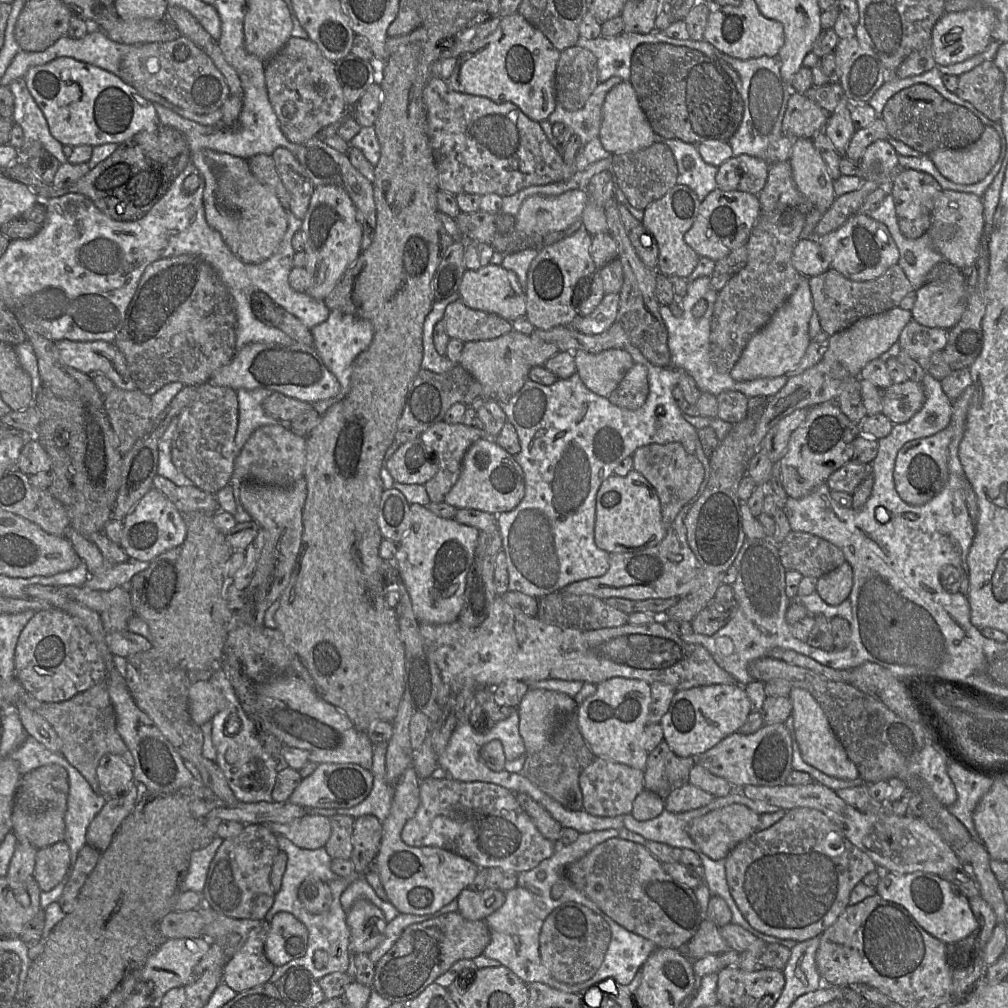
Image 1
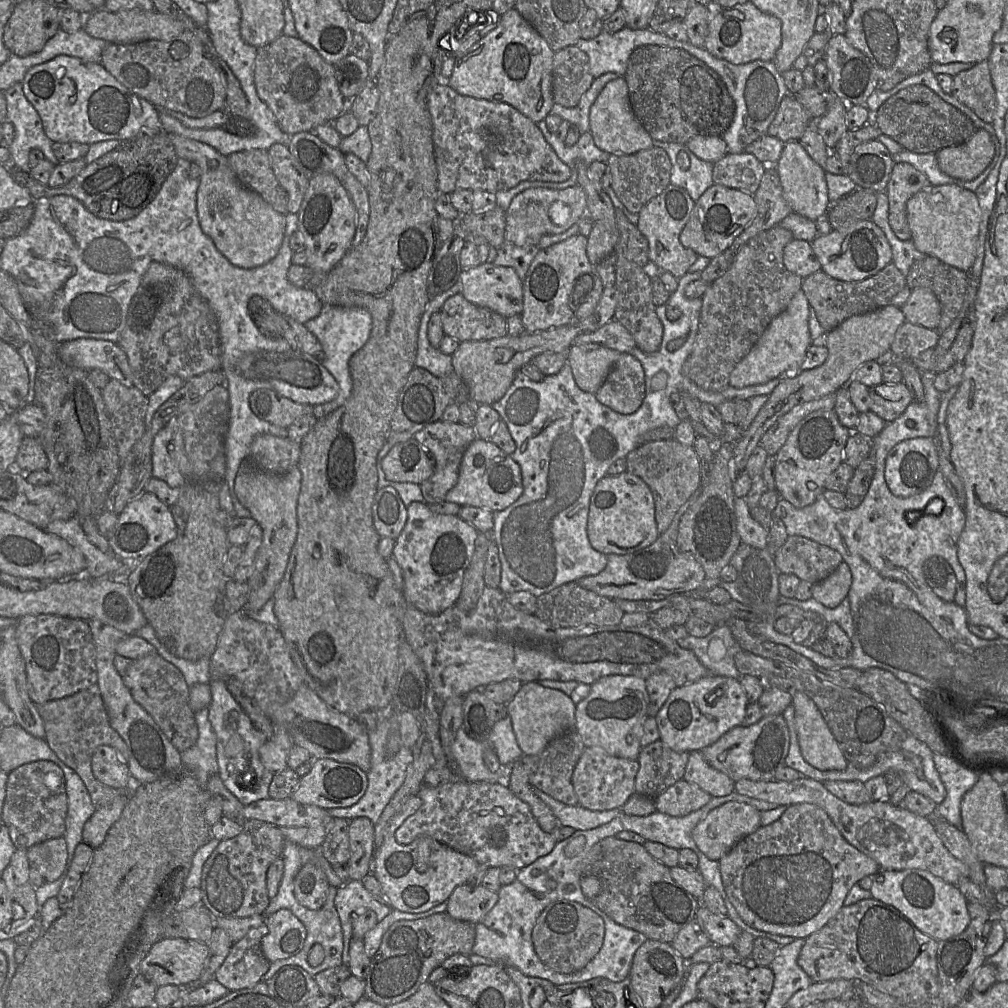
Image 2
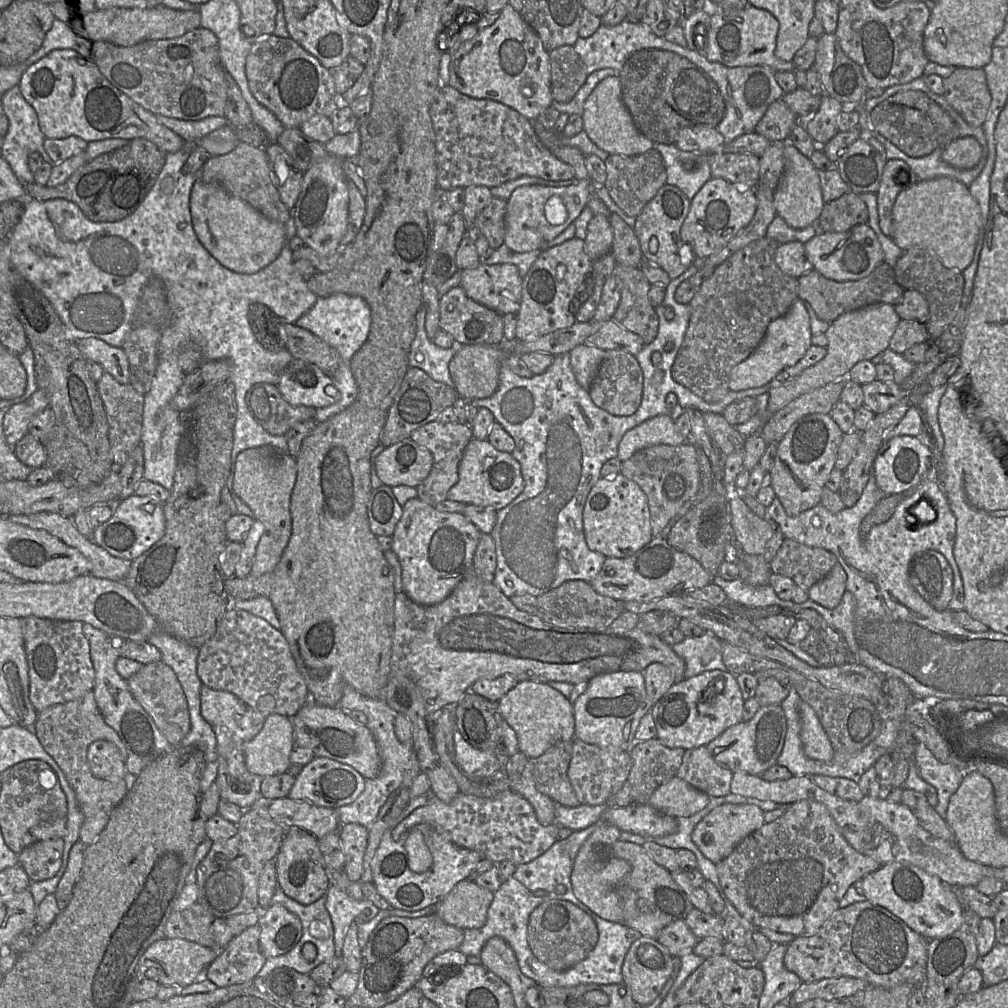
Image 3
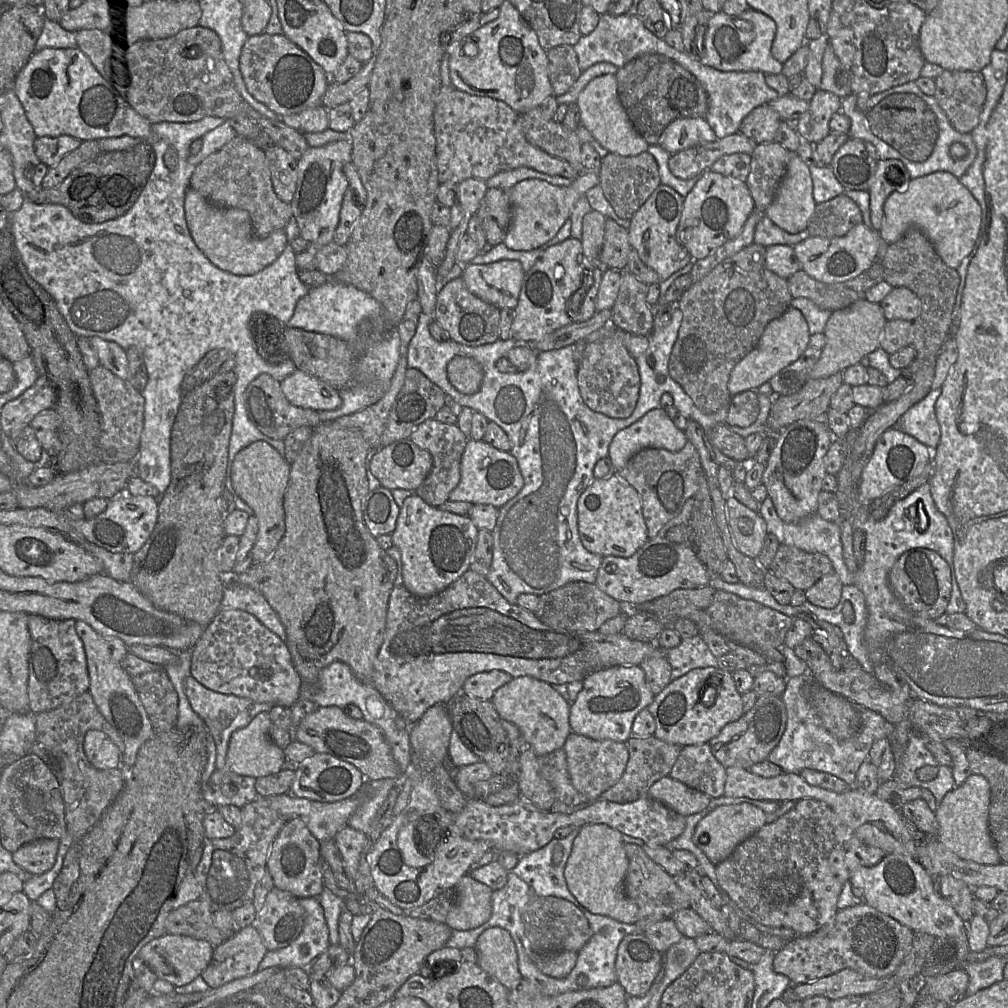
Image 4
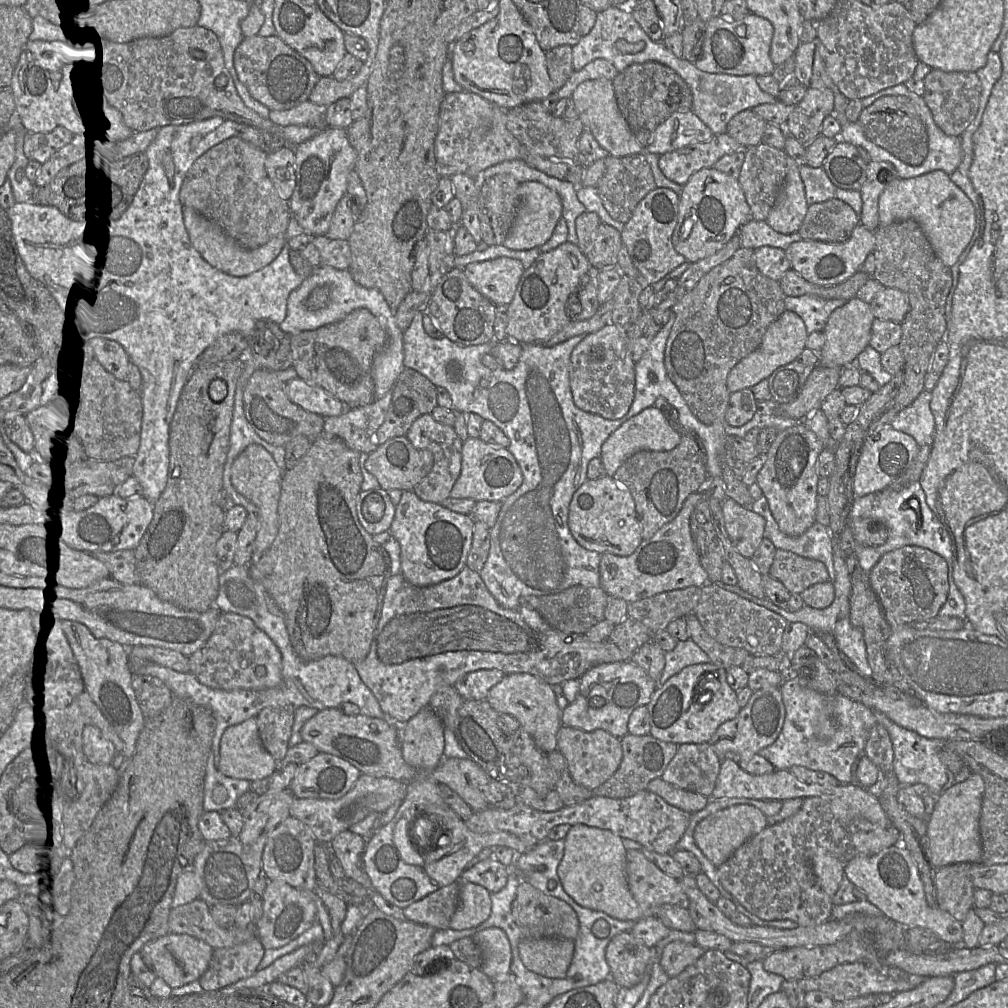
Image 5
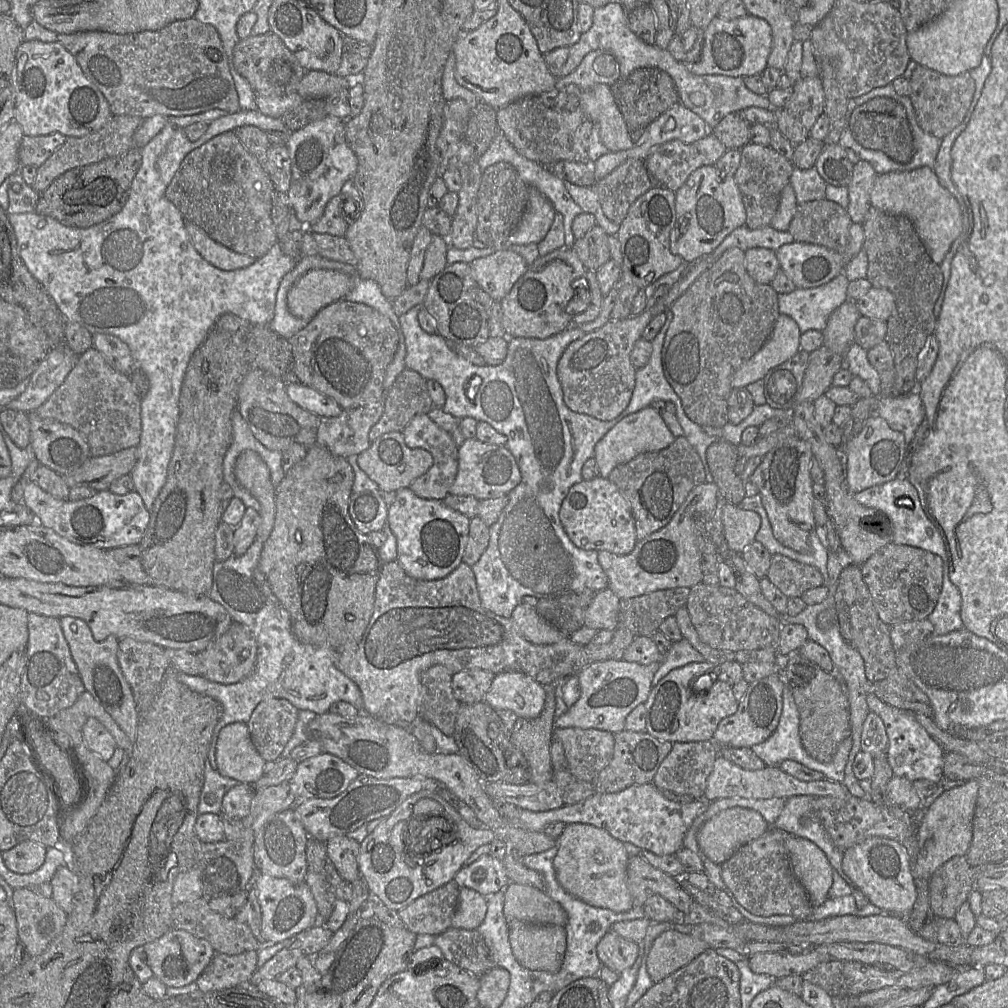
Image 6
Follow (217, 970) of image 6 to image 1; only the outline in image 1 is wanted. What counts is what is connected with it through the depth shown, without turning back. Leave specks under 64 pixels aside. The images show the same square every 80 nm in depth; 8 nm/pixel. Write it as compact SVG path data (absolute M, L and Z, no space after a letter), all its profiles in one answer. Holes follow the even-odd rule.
M260 921L260 925L249 932L243 946L224 963L222 981L236 993L268 983L274 973L276 966L264 953L269 922Z

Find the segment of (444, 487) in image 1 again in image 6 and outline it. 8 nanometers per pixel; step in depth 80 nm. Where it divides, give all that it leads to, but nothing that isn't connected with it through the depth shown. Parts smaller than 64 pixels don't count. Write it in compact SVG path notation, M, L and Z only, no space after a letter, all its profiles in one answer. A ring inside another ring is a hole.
M427 414L415 416L402 431L405 444L410 448L421 448L431 453L433 465L415 479L410 489L424 499L443 500L448 494L458 471L458 449L450 432L434 423Z

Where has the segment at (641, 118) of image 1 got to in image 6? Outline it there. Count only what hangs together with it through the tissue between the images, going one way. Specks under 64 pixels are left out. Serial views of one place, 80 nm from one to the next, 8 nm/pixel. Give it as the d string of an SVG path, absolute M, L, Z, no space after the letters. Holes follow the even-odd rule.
M596 84L581 91L579 106L585 117L598 125L601 142L610 152L628 150L635 145L614 99L612 87Z

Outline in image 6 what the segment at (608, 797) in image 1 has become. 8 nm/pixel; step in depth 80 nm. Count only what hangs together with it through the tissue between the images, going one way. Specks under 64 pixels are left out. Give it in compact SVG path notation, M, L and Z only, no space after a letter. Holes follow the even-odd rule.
M555 727L553 739L563 746L568 771L582 781L591 783L613 757L614 734L608 731Z

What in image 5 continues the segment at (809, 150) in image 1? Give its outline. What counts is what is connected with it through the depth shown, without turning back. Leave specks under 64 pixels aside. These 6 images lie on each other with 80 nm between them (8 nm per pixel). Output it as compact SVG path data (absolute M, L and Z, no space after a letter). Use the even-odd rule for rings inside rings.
M795 163L785 178L766 223L779 233L795 233L803 222L808 206L799 165Z

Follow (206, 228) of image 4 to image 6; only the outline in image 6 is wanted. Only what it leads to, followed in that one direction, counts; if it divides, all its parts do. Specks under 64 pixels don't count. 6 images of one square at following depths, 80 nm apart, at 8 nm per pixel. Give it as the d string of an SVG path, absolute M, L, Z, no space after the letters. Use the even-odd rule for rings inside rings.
M185 221L185 225L192 245L212 266L224 271L232 271L246 268L255 262L255 258L234 252L216 242L197 225L188 221Z

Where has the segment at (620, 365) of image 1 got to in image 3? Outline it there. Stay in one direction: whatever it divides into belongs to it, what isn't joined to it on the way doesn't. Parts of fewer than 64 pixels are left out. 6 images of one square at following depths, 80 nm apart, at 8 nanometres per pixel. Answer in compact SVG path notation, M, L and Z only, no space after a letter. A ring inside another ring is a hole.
M584 343L577 345L570 352L570 364L577 382L588 390L592 384L605 350Z

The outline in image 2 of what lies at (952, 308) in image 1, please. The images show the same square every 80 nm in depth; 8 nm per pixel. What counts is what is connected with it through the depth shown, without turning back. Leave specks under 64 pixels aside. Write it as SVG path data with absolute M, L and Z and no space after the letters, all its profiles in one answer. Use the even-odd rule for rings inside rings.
M915 288L905 304L900 307L905 321L928 329L936 329L941 318L941 306L928 288Z

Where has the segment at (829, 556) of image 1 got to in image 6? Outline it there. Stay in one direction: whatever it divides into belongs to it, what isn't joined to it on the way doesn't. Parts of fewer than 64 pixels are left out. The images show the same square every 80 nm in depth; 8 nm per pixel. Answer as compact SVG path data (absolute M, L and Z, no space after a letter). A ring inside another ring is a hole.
M781 554L772 555L766 577L788 598L800 597L807 590L824 584L817 568Z

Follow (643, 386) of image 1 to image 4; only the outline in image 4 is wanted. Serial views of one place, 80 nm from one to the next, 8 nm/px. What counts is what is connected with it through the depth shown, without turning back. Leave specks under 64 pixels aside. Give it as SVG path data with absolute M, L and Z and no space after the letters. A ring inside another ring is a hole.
M618 329L615 333L597 342L585 342L581 346L581 357L577 369L577 381L584 403L593 411L600 412L611 418L627 418L635 409L640 390L640 374L635 358L623 344L625 332Z

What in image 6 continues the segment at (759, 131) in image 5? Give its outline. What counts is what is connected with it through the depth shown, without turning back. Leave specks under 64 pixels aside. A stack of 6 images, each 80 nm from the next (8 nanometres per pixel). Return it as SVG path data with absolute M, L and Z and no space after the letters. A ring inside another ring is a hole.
M731 113L710 129L709 133L713 134L727 149L740 150L751 142L751 125L740 113Z

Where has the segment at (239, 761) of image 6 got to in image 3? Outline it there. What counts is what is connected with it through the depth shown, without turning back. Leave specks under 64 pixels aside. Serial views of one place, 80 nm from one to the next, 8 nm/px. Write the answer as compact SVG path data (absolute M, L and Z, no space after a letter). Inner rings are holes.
M270 714L266 716L261 731L244 744L246 768L250 773L262 777L288 772L294 746L291 718Z

